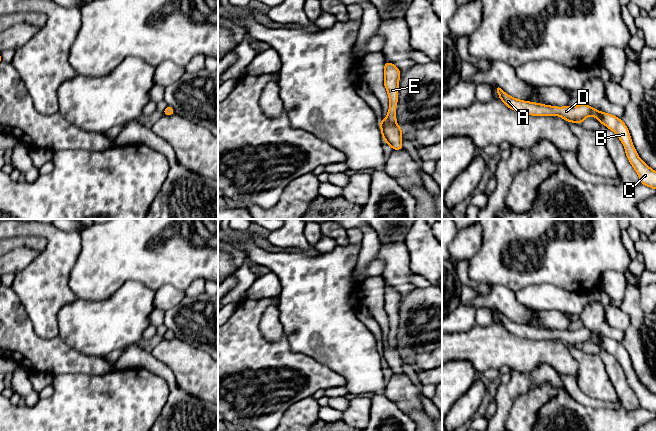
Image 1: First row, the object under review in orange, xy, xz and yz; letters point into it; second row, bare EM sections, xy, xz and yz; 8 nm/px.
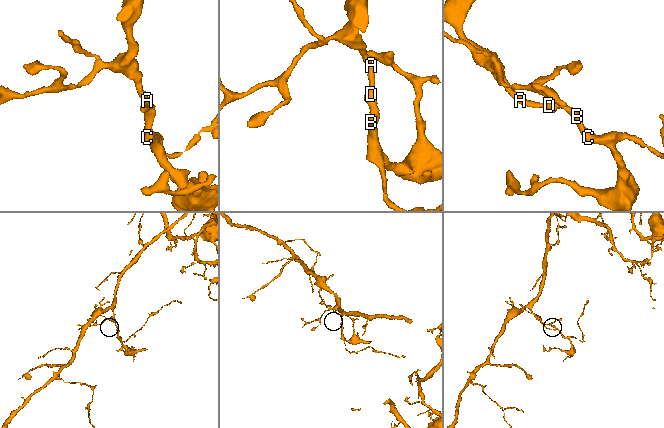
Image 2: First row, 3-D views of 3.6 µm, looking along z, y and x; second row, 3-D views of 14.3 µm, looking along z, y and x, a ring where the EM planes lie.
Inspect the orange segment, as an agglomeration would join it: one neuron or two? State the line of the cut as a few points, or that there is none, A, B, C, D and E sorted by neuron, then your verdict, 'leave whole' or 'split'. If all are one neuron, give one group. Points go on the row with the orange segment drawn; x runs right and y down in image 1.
no cut | A B C D E | leave whole

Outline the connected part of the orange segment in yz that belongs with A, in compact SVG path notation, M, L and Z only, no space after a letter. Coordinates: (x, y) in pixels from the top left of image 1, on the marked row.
M499 87L497 88L497 93L500 100L507 107L521 114L529 114L532 116L560 116L567 122L577 124L582 124L582 121L588 116L596 117L600 124L604 124L608 129L614 131L623 143L627 158L637 172L640 183L656 189L656 171L651 169L639 158L633 146L628 128L618 117L596 110L584 102L576 107L556 107L513 98Z

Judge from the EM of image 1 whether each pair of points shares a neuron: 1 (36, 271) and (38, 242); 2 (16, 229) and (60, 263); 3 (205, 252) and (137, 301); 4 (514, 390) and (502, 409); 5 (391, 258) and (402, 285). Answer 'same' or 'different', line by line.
1: different
2: same
3: different
4: same
5: same

